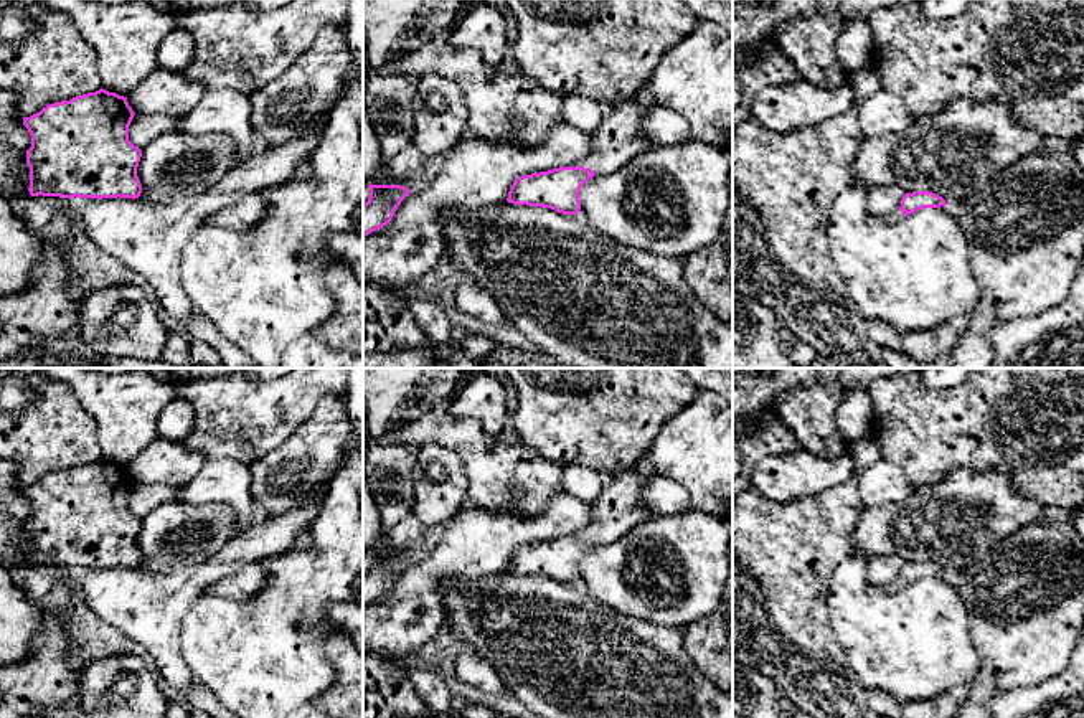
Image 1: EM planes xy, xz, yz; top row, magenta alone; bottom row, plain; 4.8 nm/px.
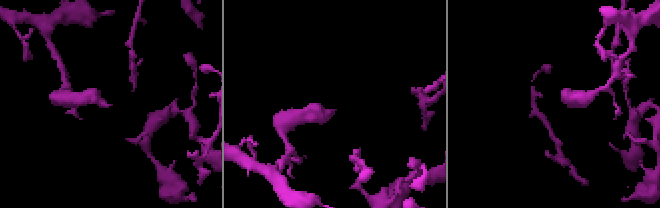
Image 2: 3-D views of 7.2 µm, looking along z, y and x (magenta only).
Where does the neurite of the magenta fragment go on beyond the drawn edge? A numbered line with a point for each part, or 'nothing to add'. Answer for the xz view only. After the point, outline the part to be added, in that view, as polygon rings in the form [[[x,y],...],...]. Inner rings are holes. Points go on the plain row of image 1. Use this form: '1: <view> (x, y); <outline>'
1: xz (617, 509); [[[648,462],[607,477],[601,495],[591,503],[592,522],[582,536],[596,545],[606,545],[627,535],[634,527],[650,518],[640,503],[647,477],[653,470]]]

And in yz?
1: yz (891, 588); [[[898,579],[896,583],[888,584],[888,586],[884,586],[884,588],[868,586],[868,591],[870,591],[871,594],[893,594],[893,593],[896,593],[896,591],[898,591],[899,588],[903,588],[903,586],[904,586],[903,581]]]

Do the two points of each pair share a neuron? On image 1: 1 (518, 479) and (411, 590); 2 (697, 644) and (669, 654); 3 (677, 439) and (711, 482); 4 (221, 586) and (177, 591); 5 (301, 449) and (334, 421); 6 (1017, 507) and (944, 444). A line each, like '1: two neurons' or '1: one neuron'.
1: two neurons
2: two neurons
3: one neuron
4: two neurons
5: one neuron
6: two neurons

